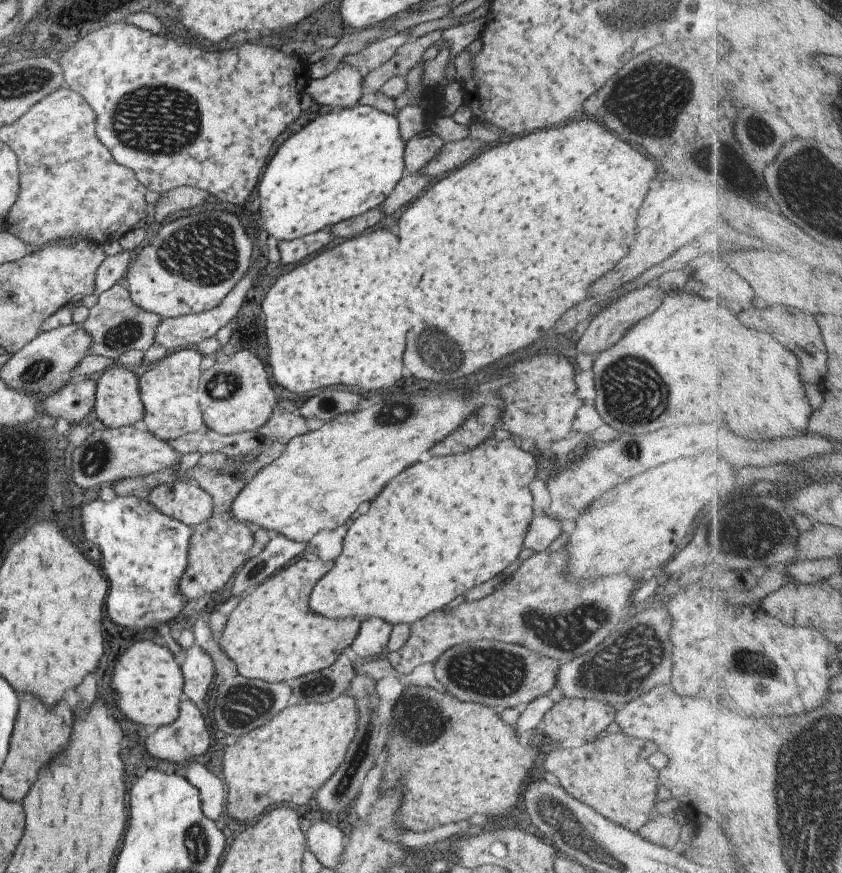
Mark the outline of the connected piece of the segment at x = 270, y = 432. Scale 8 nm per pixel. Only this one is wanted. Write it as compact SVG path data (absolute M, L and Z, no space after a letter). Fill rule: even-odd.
M274 410L269 420L255 432L259 437L269 441L287 444L294 436L307 433L307 424L305 419L296 412Z

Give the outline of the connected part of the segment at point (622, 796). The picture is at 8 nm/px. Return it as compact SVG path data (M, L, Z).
M620 730L601 734L578 748L554 745L546 749L543 768L551 772L573 798L585 803L609 822L635 832L651 818L656 800L659 774L647 763L647 756L656 751L657 744L653 741L635 738Z

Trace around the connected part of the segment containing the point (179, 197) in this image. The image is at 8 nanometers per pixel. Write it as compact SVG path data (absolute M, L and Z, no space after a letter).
M179 188L169 189L167 192L162 192L160 197L154 202L154 220L161 222L168 212L176 210L185 210L185 208L193 208L199 206L208 198L208 193L195 188Z

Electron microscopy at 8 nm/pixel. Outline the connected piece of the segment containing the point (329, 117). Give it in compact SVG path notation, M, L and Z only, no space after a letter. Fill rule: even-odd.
M355 104L316 116L277 148L257 184L257 196L261 204L258 214L267 234L274 236L277 241L293 240L339 220L344 221L378 208L404 173L403 155L404 142L399 137L397 119L392 114L369 105Z

